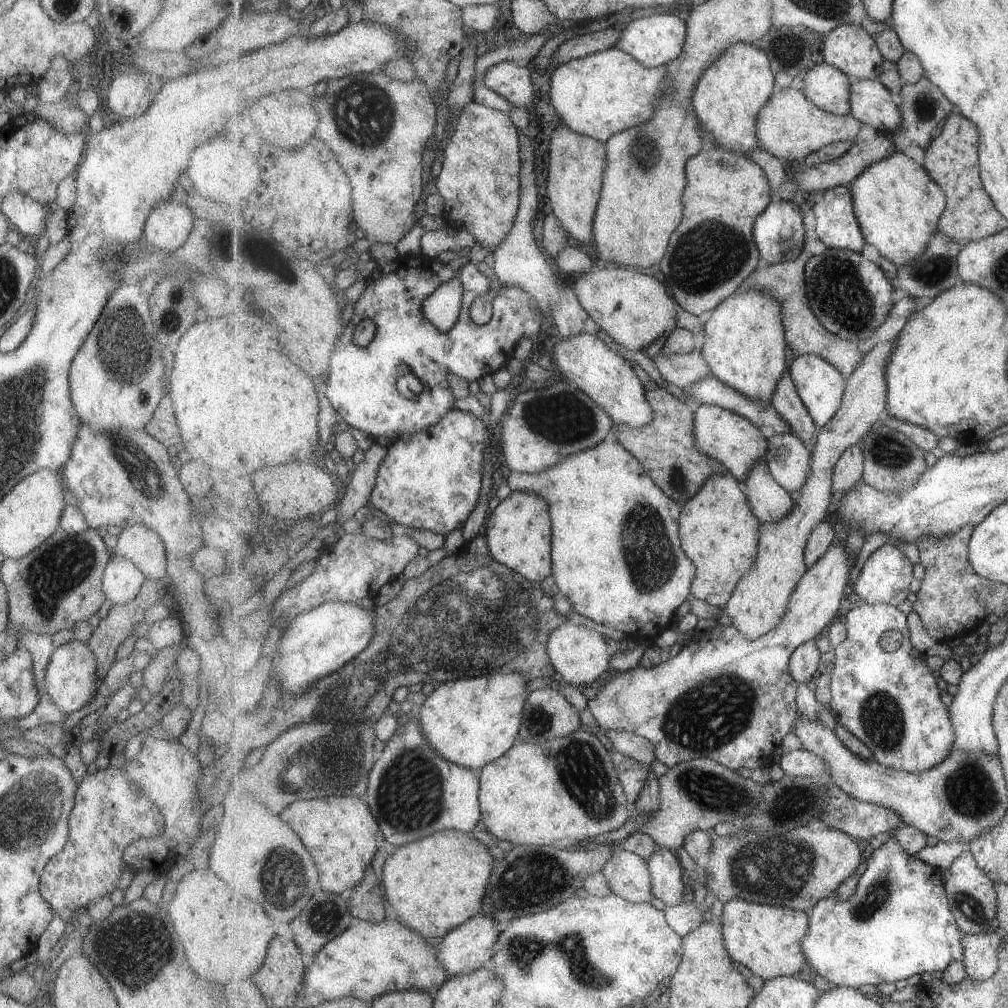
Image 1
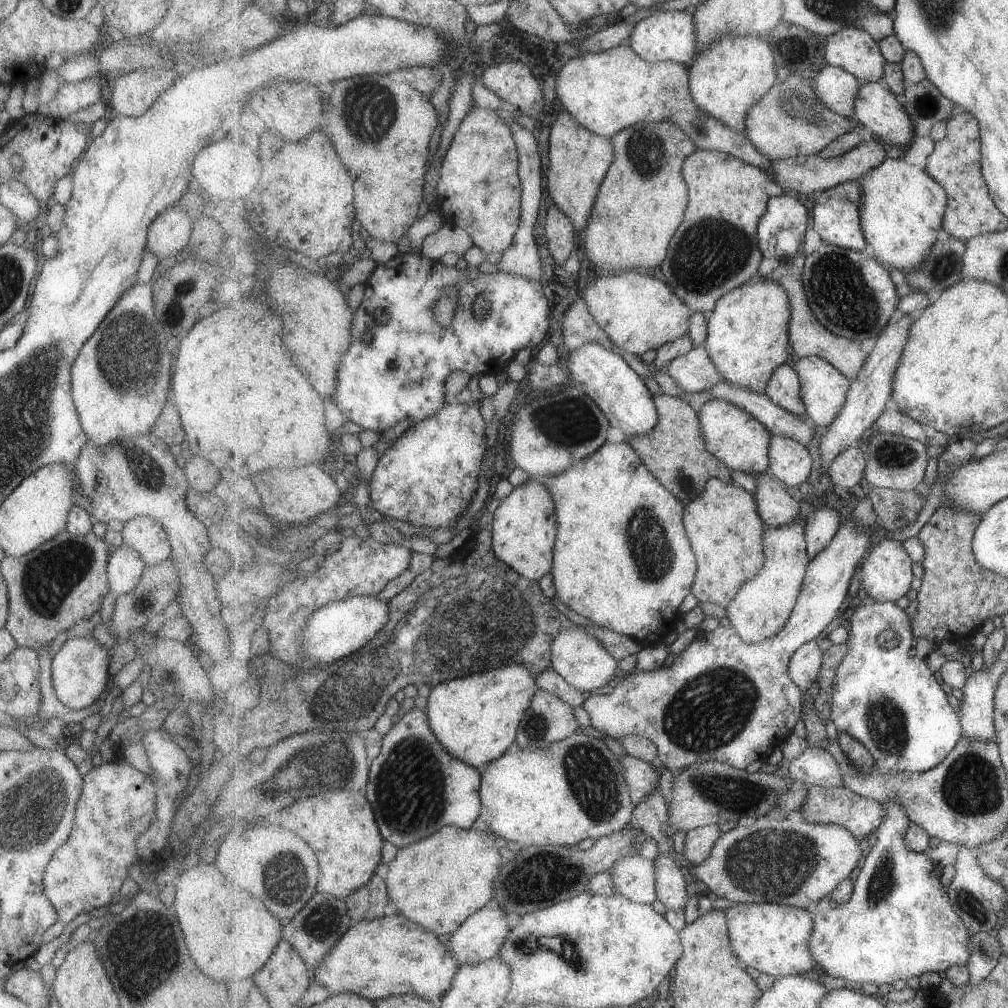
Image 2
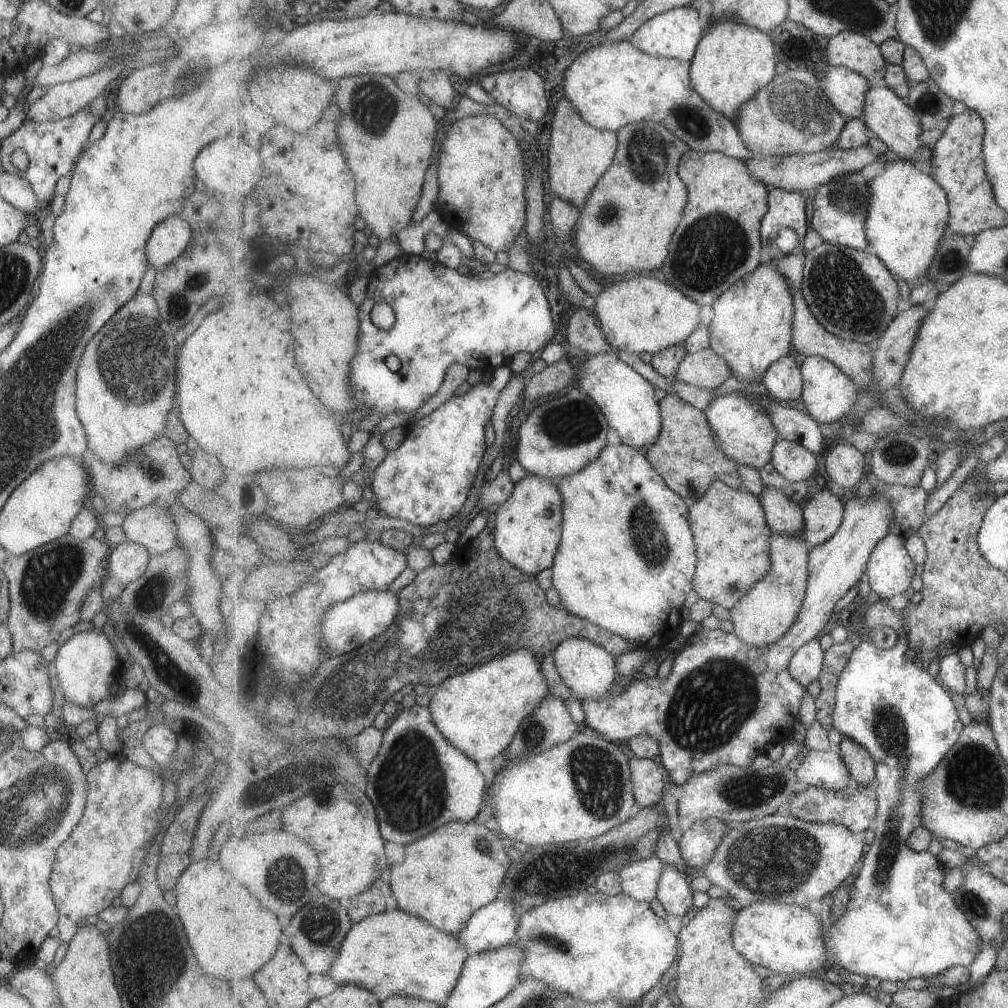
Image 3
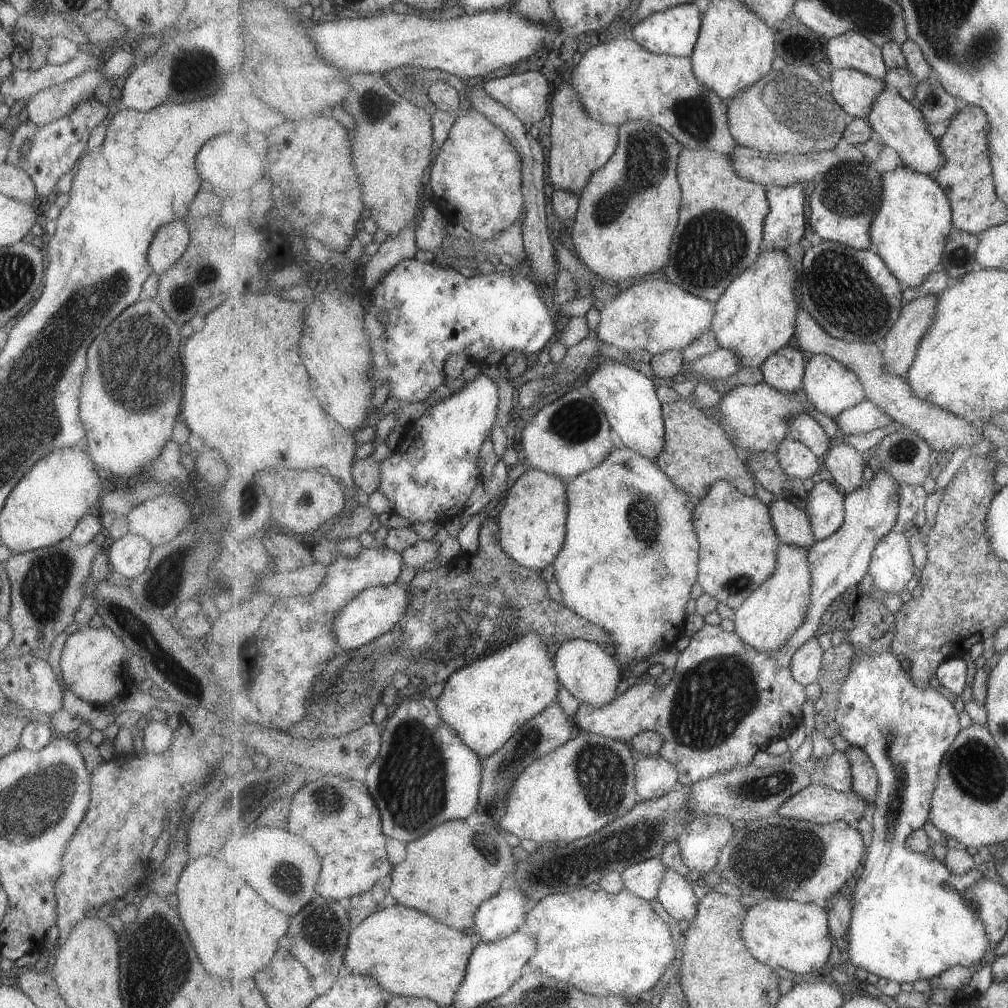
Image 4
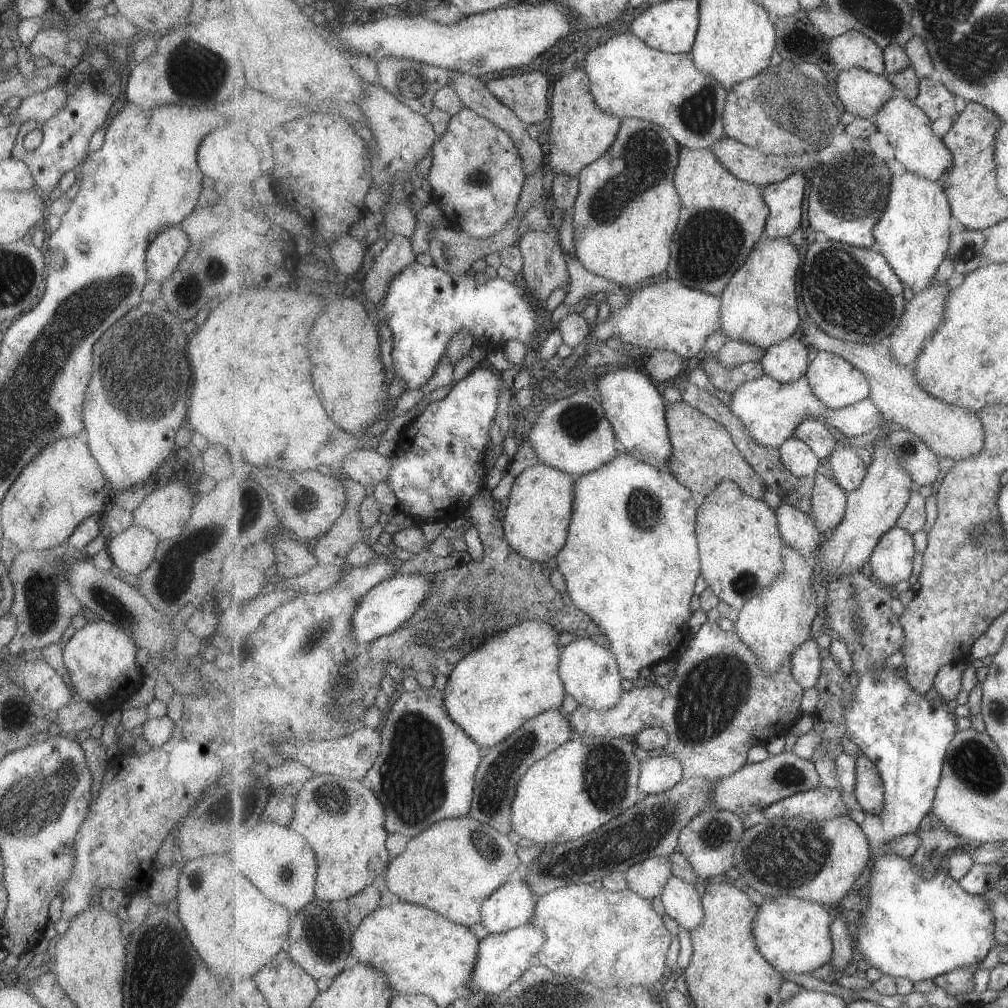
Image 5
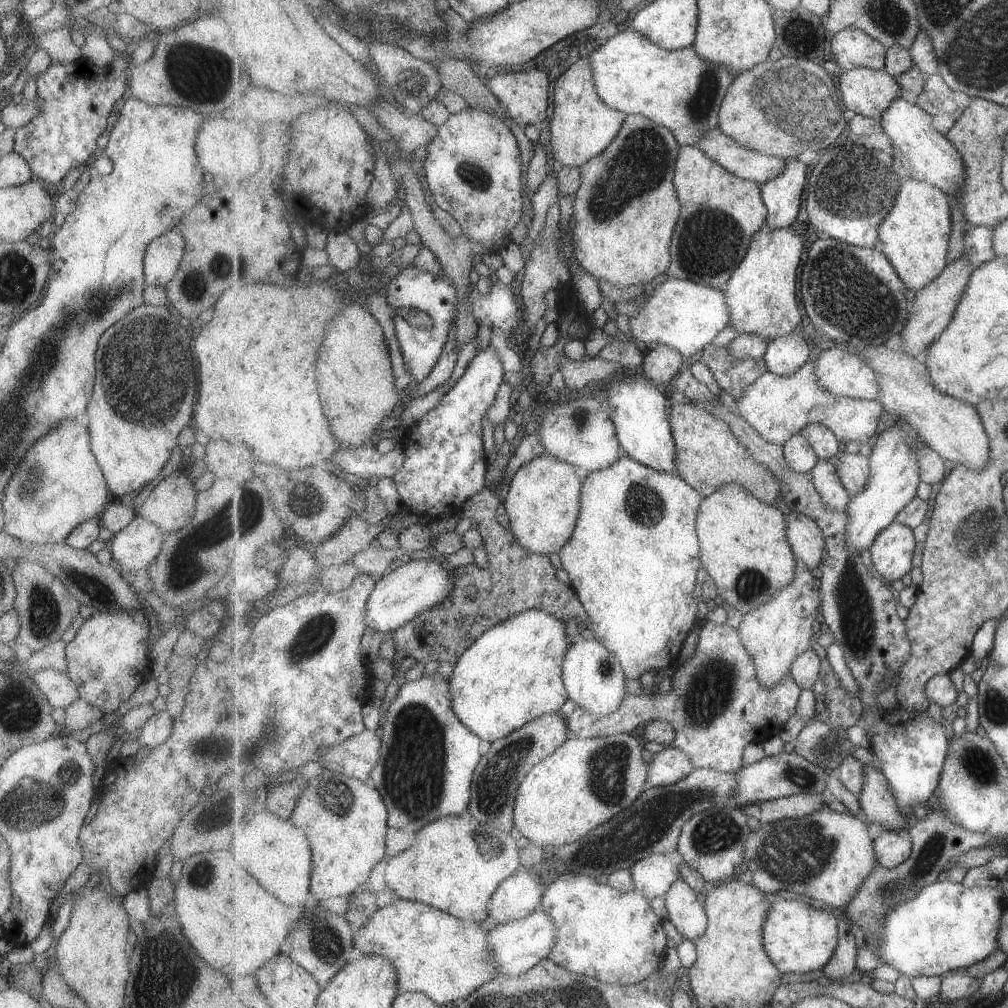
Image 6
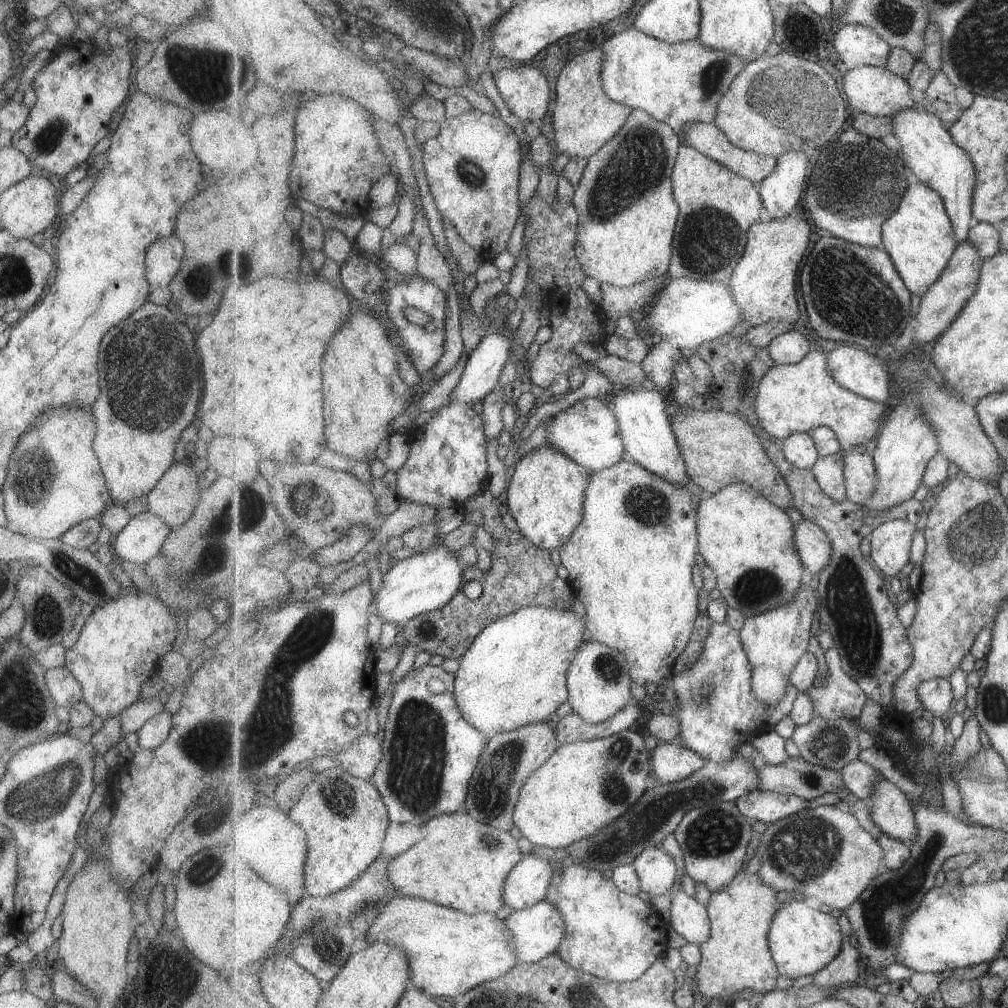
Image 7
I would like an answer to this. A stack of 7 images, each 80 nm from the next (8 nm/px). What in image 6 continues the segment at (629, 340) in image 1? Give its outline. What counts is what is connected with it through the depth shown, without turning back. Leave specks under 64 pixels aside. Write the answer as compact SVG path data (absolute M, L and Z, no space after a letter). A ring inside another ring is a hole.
M664 277L651 285L648 296L638 305L635 316L631 316L629 320L630 336L635 342L647 349L660 344L671 346L688 361L690 356L713 342L713 338L721 330L730 326L731 308L722 288L711 288L695 282Z

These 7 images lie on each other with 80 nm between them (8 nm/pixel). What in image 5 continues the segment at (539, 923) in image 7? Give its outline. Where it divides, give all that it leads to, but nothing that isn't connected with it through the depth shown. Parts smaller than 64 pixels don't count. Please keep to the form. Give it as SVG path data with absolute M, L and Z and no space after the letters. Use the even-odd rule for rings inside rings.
M526 923L525 925L515 927L505 934L489 934L483 940L483 946L480 946L479 960L477 961L475 972L470 987L475 990L485 990L485 992L503 992L507 990L519 976L527 972L527 968L536 962L538 952L547 942L547 934L543 928L535 924Z

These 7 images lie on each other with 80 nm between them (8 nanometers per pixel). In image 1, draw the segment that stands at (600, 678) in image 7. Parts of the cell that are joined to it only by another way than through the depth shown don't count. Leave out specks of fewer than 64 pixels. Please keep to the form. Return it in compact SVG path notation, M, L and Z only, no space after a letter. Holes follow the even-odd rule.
M567 621L563 626L555 629L548 641L548 654L552 663L568 683L575 686L599 680L609 668L611 669L612 644L607 637L592 628L576 626Z

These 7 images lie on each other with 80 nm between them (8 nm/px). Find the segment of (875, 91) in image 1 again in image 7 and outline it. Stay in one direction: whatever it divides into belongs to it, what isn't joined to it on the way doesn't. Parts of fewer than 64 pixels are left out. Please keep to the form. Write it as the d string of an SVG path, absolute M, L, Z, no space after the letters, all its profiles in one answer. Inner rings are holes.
M920 107L903 109L894 116L893 134L900 142L900 153L909 173L913 173L920 183L933 187L942 194L959 244L969 238L975 223L972 206L978 185L977 169L971 155L955 142L941 121L942 116L922 111Z

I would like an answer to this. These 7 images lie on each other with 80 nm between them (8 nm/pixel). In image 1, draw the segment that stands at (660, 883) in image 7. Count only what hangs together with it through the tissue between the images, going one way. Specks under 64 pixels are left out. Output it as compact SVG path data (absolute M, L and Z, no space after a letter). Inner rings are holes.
M619 847L601 871L612 886L612 892L634 903L653 900L652 874L648 860Z

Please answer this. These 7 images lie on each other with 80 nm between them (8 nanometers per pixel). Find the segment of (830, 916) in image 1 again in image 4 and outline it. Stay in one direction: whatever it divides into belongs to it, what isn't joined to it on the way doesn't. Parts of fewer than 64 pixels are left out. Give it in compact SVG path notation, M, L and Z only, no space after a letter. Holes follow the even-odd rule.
M893 650L885 651L878 655L861 654L861 659L849 673L843 688L841 689L840 703L838 713L836 714L836 724L839 734L843 735L851 745L861 747L871 757L875 768L878 770L880 778L880 789L878 792L878 800L875 802L873 811L873 832L869 837L869 846L867 848L866 860L863 863L864 871L862 872L854 894L851 895L854 909L852 910L852 921L848 932L841 940L841 951L843 958L847 958L853 962L854 966L871 972L880 977L885 977L897 982L912 982L927 979L929 981L933 976L939 976L946 970L954 966L972 967L976 969L991 955L993 946L990 942L986 931L986 924L980 917L980 914L963 898L963 895L952 885L952 874L950 868L944 861L931 859L928 854L911 852L906 845L906 840L911 833L925 826L930 817L932 801L934 800L934 792L938 784L939 773L942 770L943 761L946 758L947 751L955 742L958 734L962 731L961 722L959 722L959 712L955 710L955 706L945 699L938 688L927 687L920 689L912 679L908 665L904 665L904 661L897 660L897 653Z

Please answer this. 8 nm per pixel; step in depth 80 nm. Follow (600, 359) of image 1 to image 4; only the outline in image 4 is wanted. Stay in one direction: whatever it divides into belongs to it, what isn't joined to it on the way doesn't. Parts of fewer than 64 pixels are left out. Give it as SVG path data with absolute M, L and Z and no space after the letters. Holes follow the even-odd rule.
M601 359L600 366L590 377L587 390L595 393L595 400L606 410L612 430L616 432L623 446L638 452L644 457L656 461L666 449L666 419L664 405L657 396L658 384L649 375L639 371L629 364L623 364L613 359Z

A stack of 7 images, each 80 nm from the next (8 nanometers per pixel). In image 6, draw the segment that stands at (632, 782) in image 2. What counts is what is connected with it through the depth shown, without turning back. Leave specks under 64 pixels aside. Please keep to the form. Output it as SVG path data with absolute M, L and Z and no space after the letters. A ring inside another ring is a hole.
M665 746L651 761L651 770L647 772L647 784L649 788L671 786L695 770L695 764L683 750Z

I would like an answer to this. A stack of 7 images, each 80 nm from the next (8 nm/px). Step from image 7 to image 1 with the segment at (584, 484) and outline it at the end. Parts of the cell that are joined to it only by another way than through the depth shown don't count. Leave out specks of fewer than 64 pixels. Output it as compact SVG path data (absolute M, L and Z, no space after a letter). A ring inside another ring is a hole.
M512 491L486 519L486 536L496 560L540 583L552 574L554 531L547 500L531 491Z

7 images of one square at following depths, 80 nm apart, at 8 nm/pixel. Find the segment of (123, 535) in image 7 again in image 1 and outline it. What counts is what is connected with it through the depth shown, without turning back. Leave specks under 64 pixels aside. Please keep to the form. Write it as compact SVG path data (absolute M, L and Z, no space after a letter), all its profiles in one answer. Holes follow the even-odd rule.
M111 554L103 569L102 591L105 598L114 604L130 601L144 579L144 574L131 561Z

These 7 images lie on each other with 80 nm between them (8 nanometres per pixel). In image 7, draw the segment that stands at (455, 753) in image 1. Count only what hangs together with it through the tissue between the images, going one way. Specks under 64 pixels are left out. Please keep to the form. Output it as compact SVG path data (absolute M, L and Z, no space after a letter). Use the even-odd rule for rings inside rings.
M543 605L527 606L493 622L476 638L456 672L454 694L463 718L489 738L552 719L559 706L569 701L567 672L577 650L590 639L588 636L590 631L585 617L580 618L577 612Z

